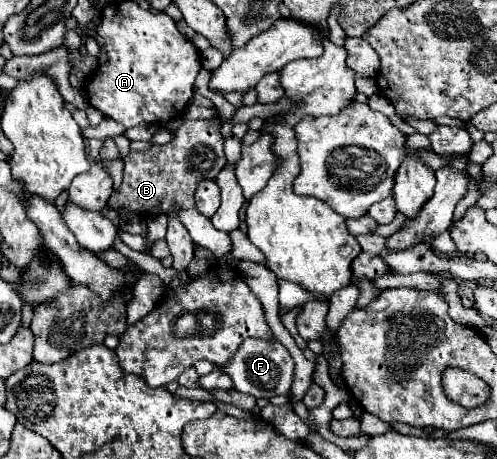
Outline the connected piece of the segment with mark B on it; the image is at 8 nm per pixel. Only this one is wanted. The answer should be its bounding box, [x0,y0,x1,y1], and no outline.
[111,119,227,217]

